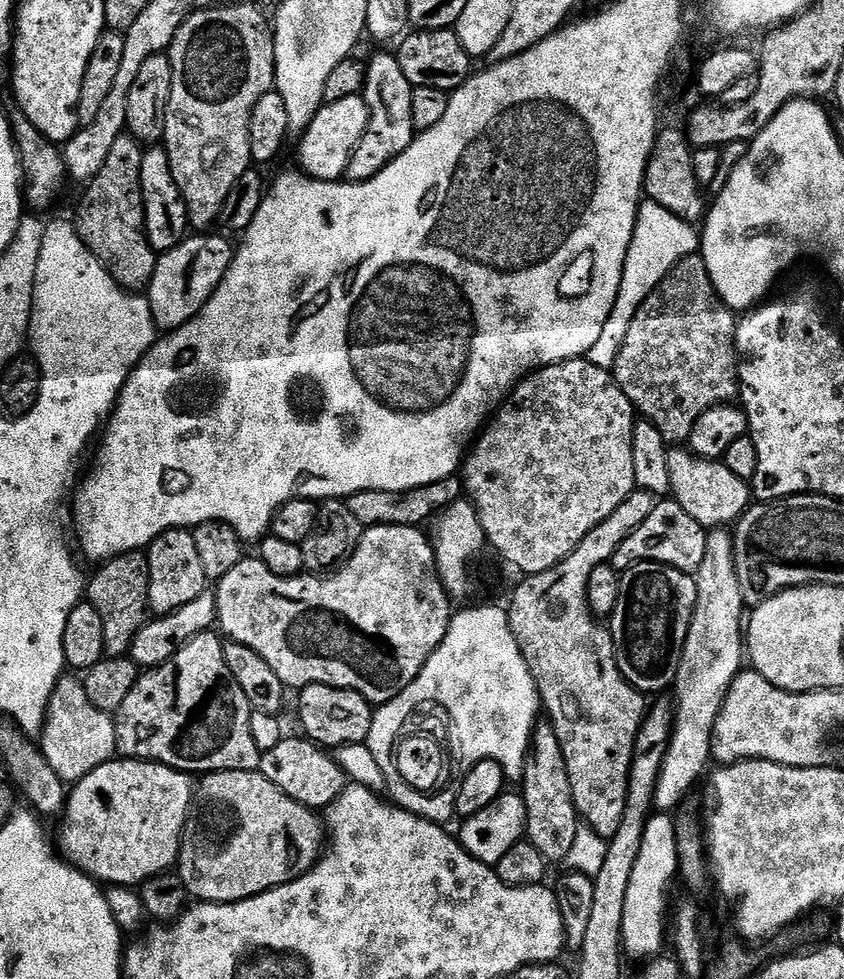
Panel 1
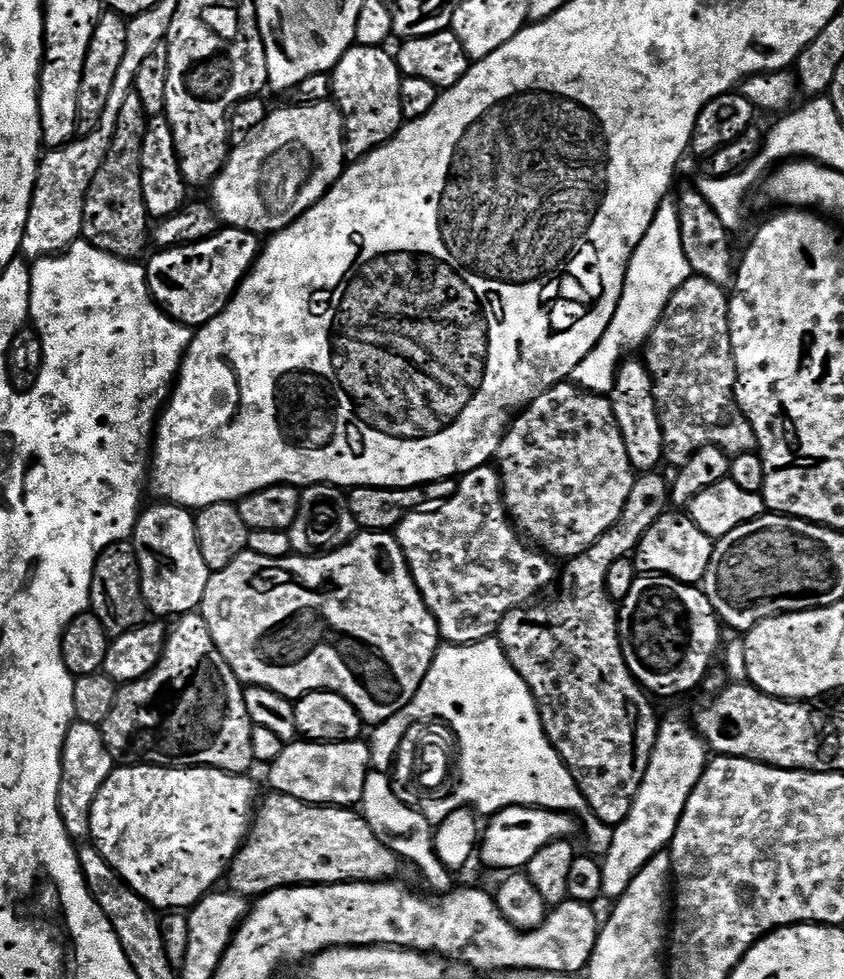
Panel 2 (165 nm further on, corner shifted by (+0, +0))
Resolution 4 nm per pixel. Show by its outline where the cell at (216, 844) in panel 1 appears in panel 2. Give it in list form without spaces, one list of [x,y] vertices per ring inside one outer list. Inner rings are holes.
[[[272,792],[259,801],[254,812],[248,839],[232,859],[226,873],[231,891],[245,898],[259,898],[275,888],[305,884],[353,884],[356,880],[392,880],[400,872],[402,861],[380,840],[365,822],[363,815],[352,808],[325,808],[323,804],[307,804],[281,792]]]

